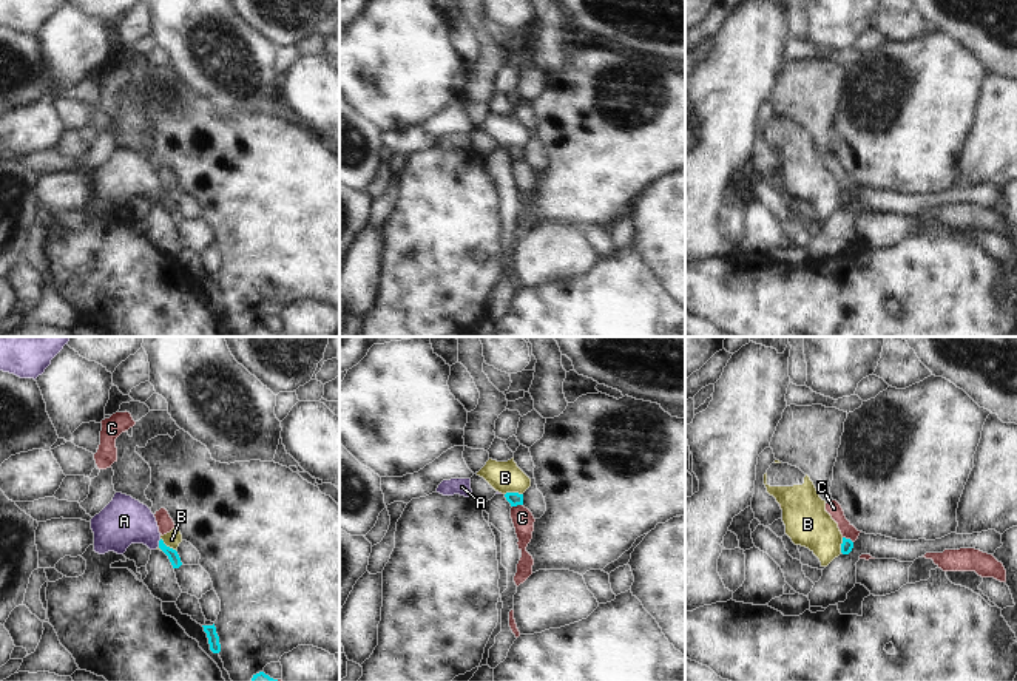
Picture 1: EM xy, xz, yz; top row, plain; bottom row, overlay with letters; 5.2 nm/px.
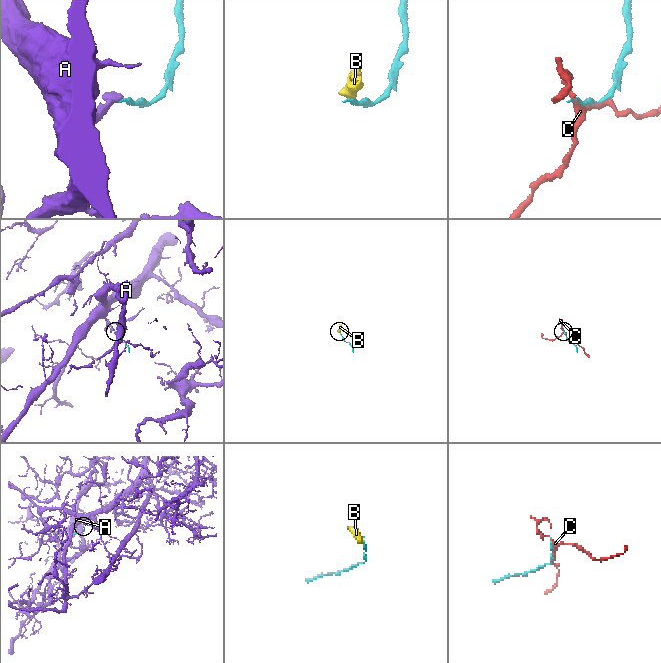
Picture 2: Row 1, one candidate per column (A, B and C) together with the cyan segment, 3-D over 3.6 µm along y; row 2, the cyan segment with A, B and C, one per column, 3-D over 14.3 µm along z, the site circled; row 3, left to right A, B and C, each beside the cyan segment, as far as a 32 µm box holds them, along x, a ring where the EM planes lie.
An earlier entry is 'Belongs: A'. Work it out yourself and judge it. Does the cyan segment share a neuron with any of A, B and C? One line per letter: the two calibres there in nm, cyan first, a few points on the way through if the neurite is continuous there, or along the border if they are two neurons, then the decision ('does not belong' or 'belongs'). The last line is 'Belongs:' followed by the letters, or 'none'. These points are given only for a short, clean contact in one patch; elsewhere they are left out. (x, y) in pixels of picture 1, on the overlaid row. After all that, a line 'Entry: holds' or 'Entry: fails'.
A: 60/240 nm | across xy (173, 556), (159, 542), (139, 525), (124, 521) | belongs
B: 60/90 nm | along xy (161, 538), (176, 552) | does not belong
C: 70/110 nm | does not belong
Belongs: A
Entry: holds

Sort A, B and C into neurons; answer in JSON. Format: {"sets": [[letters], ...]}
{"sets": [["A"], ["B"], ["C"]]}

